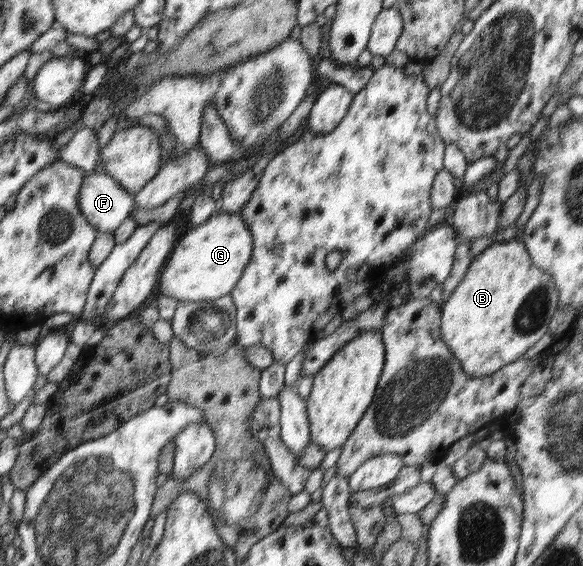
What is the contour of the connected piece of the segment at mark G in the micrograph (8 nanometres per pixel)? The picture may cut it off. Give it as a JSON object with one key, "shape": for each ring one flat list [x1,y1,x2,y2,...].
{"shape":[[219,210,213,213,202,225,187,227,185,233,174,246,163,270,161,271,156,292,168,297,175,297,178,301,216,300,229,294,240,279,244,268,248,265,252,255,253,239,246,222,234,212]]}

